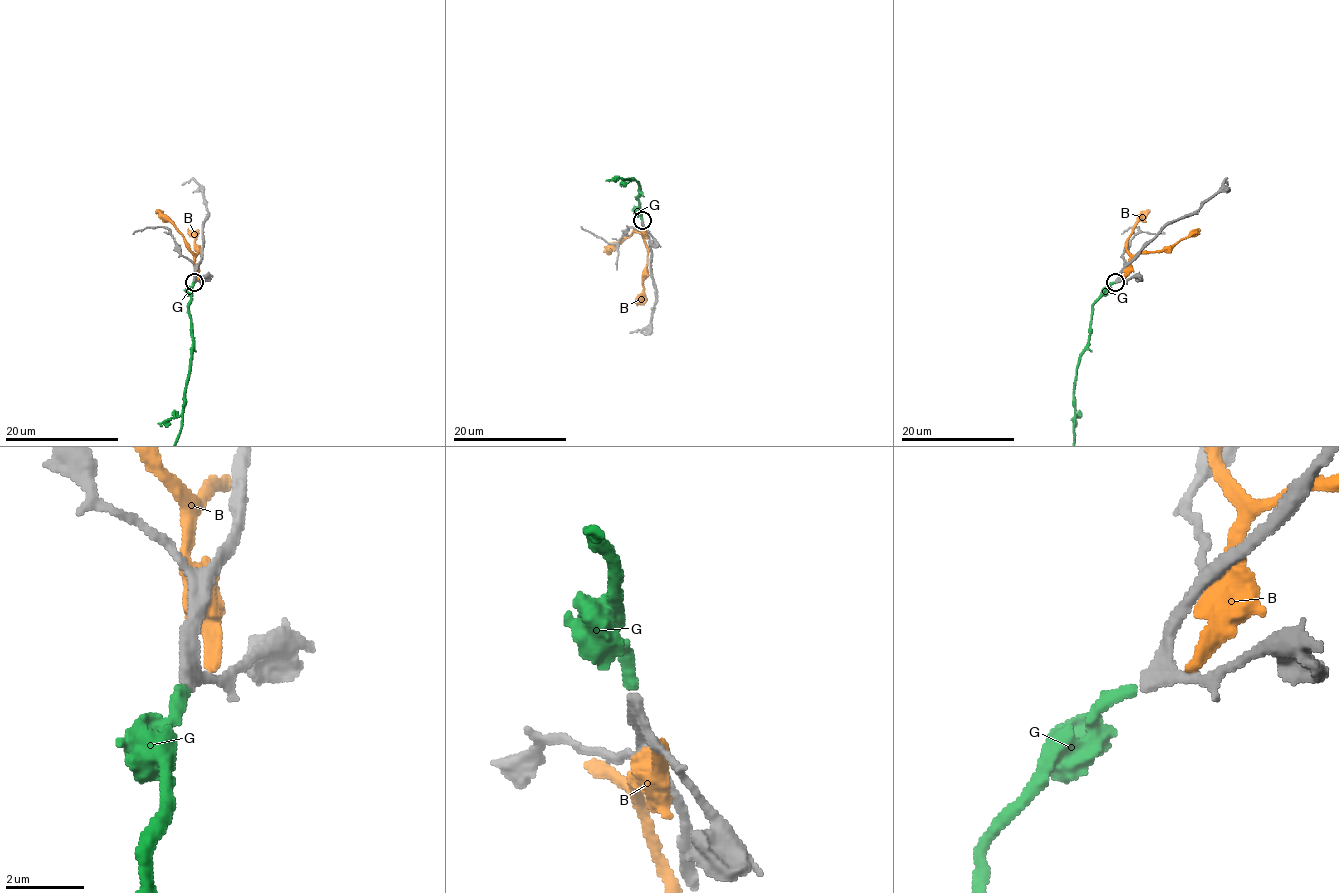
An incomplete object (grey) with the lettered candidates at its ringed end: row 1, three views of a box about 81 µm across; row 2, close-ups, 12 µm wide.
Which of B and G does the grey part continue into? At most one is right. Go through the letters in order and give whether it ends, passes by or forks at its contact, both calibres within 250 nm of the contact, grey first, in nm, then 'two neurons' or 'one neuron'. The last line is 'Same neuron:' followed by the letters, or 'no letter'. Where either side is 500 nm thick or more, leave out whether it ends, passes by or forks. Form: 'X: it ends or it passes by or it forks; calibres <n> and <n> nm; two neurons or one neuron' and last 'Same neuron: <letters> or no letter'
B: it ends; calibres 280 and 320 nm; two neurons
G: it ends; calibres 280 and 300 nm; one neuron
Same neuron: G

